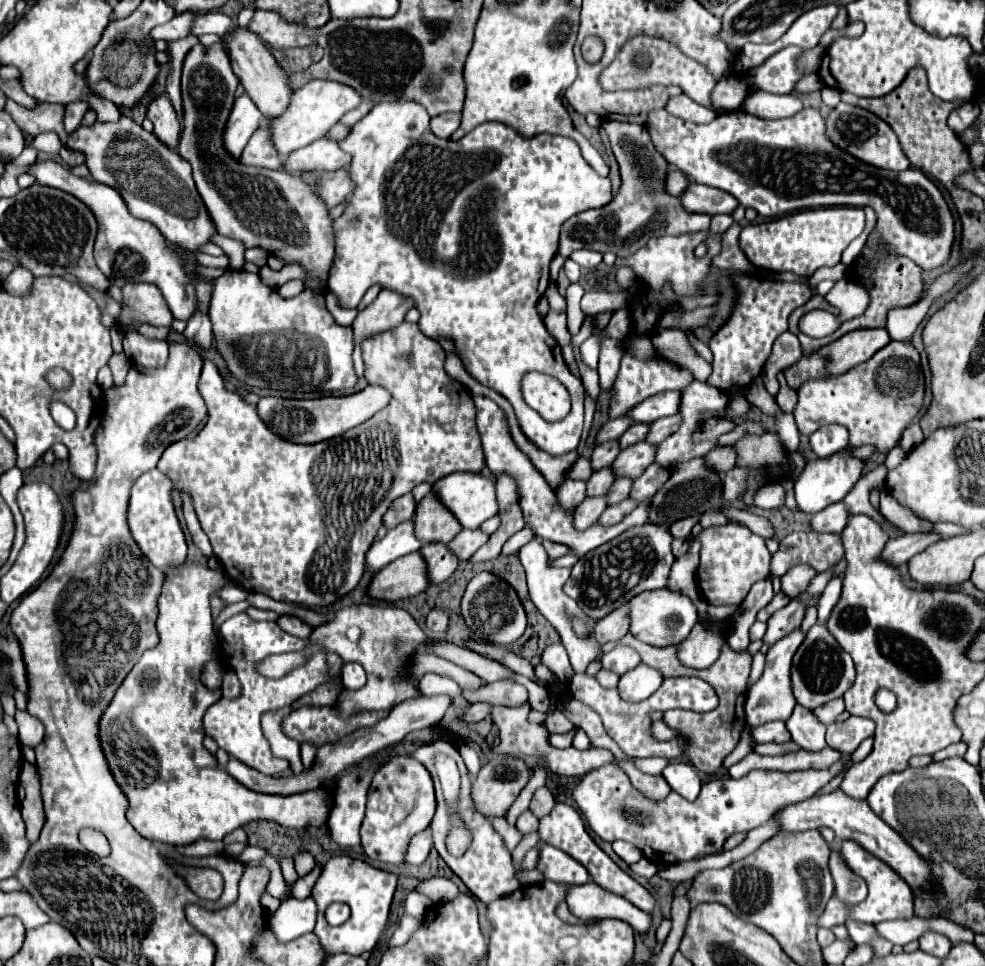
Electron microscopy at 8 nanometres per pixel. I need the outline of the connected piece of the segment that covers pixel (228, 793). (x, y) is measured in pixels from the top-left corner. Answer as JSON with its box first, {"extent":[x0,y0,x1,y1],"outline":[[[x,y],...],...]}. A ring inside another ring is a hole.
{"extent":[100,564,328,846],"outline":[[[182,564],[178,568],[170,568],[166,572],[166,582],[164,582],[164,588],[162,588],[162,596],[158,600],[158,608],[160,608],[160,616],[158,616],[158,632],[160,632],[160,644],[156,648],[150,648],[142,654],[142,660],[132,668],[132,672],[126,676],[126,680],[122,682],[120,690],[116,692],[114,700],[110,702],[108,710],[104,712],[102,720],[100,720],[100,740],[102,740],[102,748],[104,748],[104,756],[108,758],[108,764],[110,764],[110,770],[118,782],[118,786],[124,790],[124,794],[128,796],[128,822],[134,826],[134,830],[138,830],[144,838],[148,840],[158,840],[158,842],[168,842],[168,844],[174,844],[174,846],[182,846],[182,844],[190,844],[190,842],[196,842],[200,838],[210,838],[210,840],[222,840],[228,832],[248,824],[250,820],[260,820],[260,818],[266,818],[266,820],[276,820],[278,824],[282,826],[288,826],[288,828],[306,828],[310,824],[314,826],[322,826],[328,818],[328,798],[324,794],[324,790],[308,790],[308,792],[302,792],[302,794],[292,794],[292,796],[268,796],[268,794],[258,794],[254,790],[248,790],[246,786],[240,786],[240,782],[236,782],[226,770],[218,768],[218,762],[216,758],[204,748],[202,740],[204,740],[204,726],[202,726],[202,716],[204,712],[208,710],[208,706],[212,706],[216,700],[220,700],[220,692],[210,692],[202,680],[200,680],[200,674],[206,666],[206,662],[210,662],[214,658],[214,622],[212,622],[212,616],[210,616],[210,602],[208,602],[208,596],[212,592],[216,592],[220,586],[226,584],[226,576],[216,572],[216,570],[210,570],[208,566],[200,566],[200,564]],[[140,672],[142,672],[142,704],[140,704]]]}

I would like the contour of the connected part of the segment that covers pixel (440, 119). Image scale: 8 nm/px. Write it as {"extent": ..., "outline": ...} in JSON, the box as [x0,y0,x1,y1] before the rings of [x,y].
{"extent":[430,114,460,138],"outline":[[[440,114],[430,120],[430,128],[438,138],[450,138],[450,134],[460,126],[460,114]]]}

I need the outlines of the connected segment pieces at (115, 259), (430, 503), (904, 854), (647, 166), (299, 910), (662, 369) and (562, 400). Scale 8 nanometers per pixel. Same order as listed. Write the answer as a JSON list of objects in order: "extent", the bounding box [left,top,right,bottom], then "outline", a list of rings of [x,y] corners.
[{"extent":[28,162,198,322],"outline":[[[38,162],[30,168],[28,174],[32,174],[44,186],[58,188],[80,198],[94,212],[98,220],[94,258],[98,268],[108,276],[110,284],[124,286],[128,282],[152,282],[162,290],[174,318],[186,322],[190,316],[194,316],[194,312],[198,310],[196,286],[194,286],[196,278],[188,272],[186,262],[170,250],[170,244],[164,240],[160,230],[156,230],[156,226],[152,226],[146,220],[134,218],[128,212],[124,200],[114,188],[86,178],[78,178],[68,168],[62,168],[56,162]]]},{"extent":[414,494,462,544],"outline":[[[436,494],[424,496],[414,514],[414,526],[416,526],[416,538],[420,542],[444,542],[448,544],[456,532],[462,530],[460,522],[450,514],[448,508],[438,502]]]},{"extent":[776,790,932,890],"outline":[[[834,790],[830,794],[814,796],[808,800],[802,800],[798,804],[786,806],[776,814],[776,818],[782,822],[782,830],[786,832],[798,832],[798,830],[810,830],[810,828],[822,828],[828,826],[836,832],[836,838],[840,840],[856,840],[860,846],[864,846],[870,854],[884,860],[890,868],[894,868],[910,886],[912,890],[932,890],[930,880],[930,868],[924,858],[920,858],[898,832],[894,832],[882,818],[878,818],[866,800],[854,800],[846,796],[842,790]]]},{"extent":[558,122,710,258],"outline":[[[604,122],[602,128],[606,130],[614,156],[620,164],[622,188],[604,208],[580,212],[564,222],[558,254],[570,256],[576,250],[588,248],[596,252],[614,252],[618,258],[628,258],[628,254],[634,254],[652,236],[708,230],[710,216],[688,214],[682,210],[678,198],[666,194],[664,178],[668,166],[662,154],[650,144],[650,136],[644,126],[630,122]]]},{"extent":[270,896,316,942],"outline":[[[312,896],[304,900],[286,898],[280,908],[270,918],[270,928],[282,942],[294,940],[300,934],[308,934],[314,930],[316,922],[316,902]]]},{"extent":[610,344,694,418],"outline":[[[624,344],[624,356],[622,356],[620,372],[618,372],[618,378],[616,378],[616,384],[614,384],[616,394],[614,394],[612,404],[610,404],[610,418],[624,416],[630,408],[634,408],[642,400],[646,400],[648,396],[654,396],[658,392],[664,392],[664,390],[684,390],[692,380],[694,378],[692,378],[692,374],[686,368],[672,368],[670,364],[658,362],[656,358],[638,360],[628,350],[628,344]]]},{"extent":[522,372,570,422],"outline":[[[528,372],[522,378],[522,394],[526,404],[548,422],[562,420],[570,412],[570,396],[566,386],[548,374]]]}]

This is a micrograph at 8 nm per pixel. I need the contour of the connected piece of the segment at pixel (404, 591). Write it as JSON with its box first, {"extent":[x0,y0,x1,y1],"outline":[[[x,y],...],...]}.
{"extent":[366,554,428,602],"outline":[[[406,554],[404,558],[384,566],[384,570],[372,576],[372,582],[366,588],[366,594],[374,600],[398,602],[410,596],[416,596],[428,588],[426,564],[422,556]]]}

